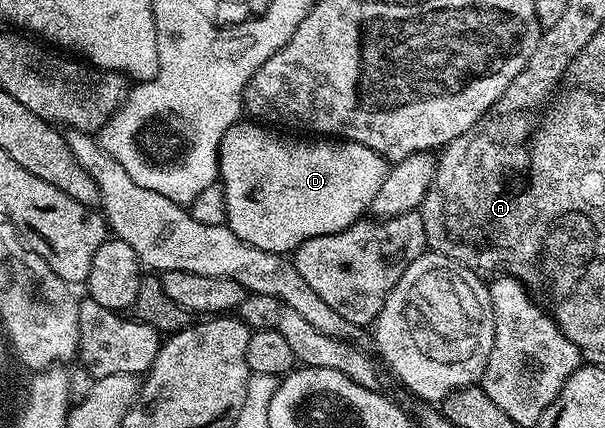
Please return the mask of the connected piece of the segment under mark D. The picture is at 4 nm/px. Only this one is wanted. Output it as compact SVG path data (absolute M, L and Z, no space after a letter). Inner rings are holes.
M244 118L230 126L230 130L226 130L226 134L220 143L220 174L218 180L219 183L224 185L224 193L226 194L226 226L231 232L238 234L238 238L242 238L242 242L246 242L250 246L258 246L258 250L291 254L295 252L299 244L310 238L318 238L322 234L334 234L346 230L355 220L361 219L371 209L374 194L378 194L378 190L382 186L382 178L386 178L386 174L389 172L389 161L381 158L374 150L356 144L352 140L341 140L339 138L283 140L282 137L275 136L272 132L275 131L271 127Z

